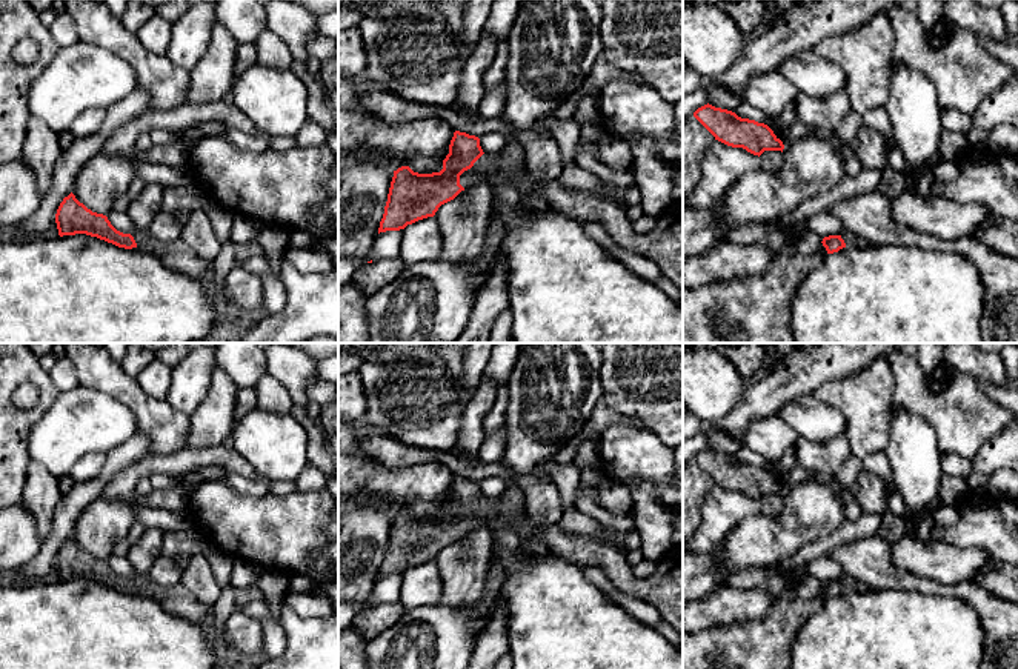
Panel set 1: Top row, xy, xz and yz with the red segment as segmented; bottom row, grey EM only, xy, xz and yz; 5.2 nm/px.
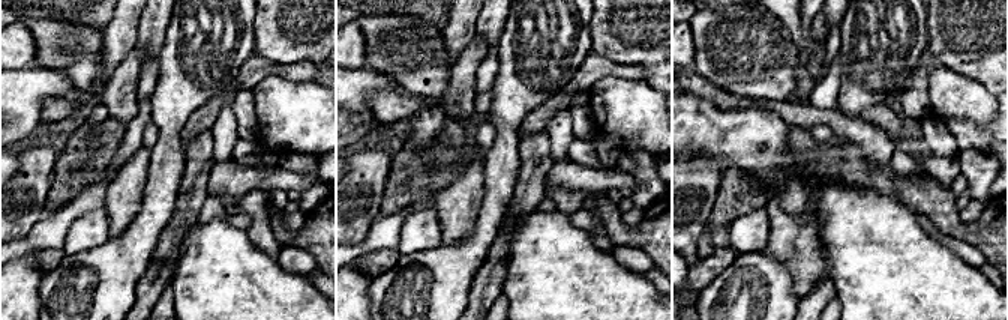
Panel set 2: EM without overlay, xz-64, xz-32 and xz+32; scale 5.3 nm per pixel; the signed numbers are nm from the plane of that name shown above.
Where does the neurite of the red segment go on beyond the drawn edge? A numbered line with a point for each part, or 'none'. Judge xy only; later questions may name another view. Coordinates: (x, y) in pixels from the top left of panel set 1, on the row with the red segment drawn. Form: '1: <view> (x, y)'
1: xy (179, 256)

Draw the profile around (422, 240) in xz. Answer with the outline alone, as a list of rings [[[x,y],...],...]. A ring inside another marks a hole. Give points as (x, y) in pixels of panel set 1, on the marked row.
[[[435,217],[408,225],[401,232],[401,255],[404,265],[438,260],[443,240]]]

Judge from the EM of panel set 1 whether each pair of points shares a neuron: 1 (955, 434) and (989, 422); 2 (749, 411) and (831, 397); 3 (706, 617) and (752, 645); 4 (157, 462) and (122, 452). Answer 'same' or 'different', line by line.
1: same
2: different
3: different
4: different

